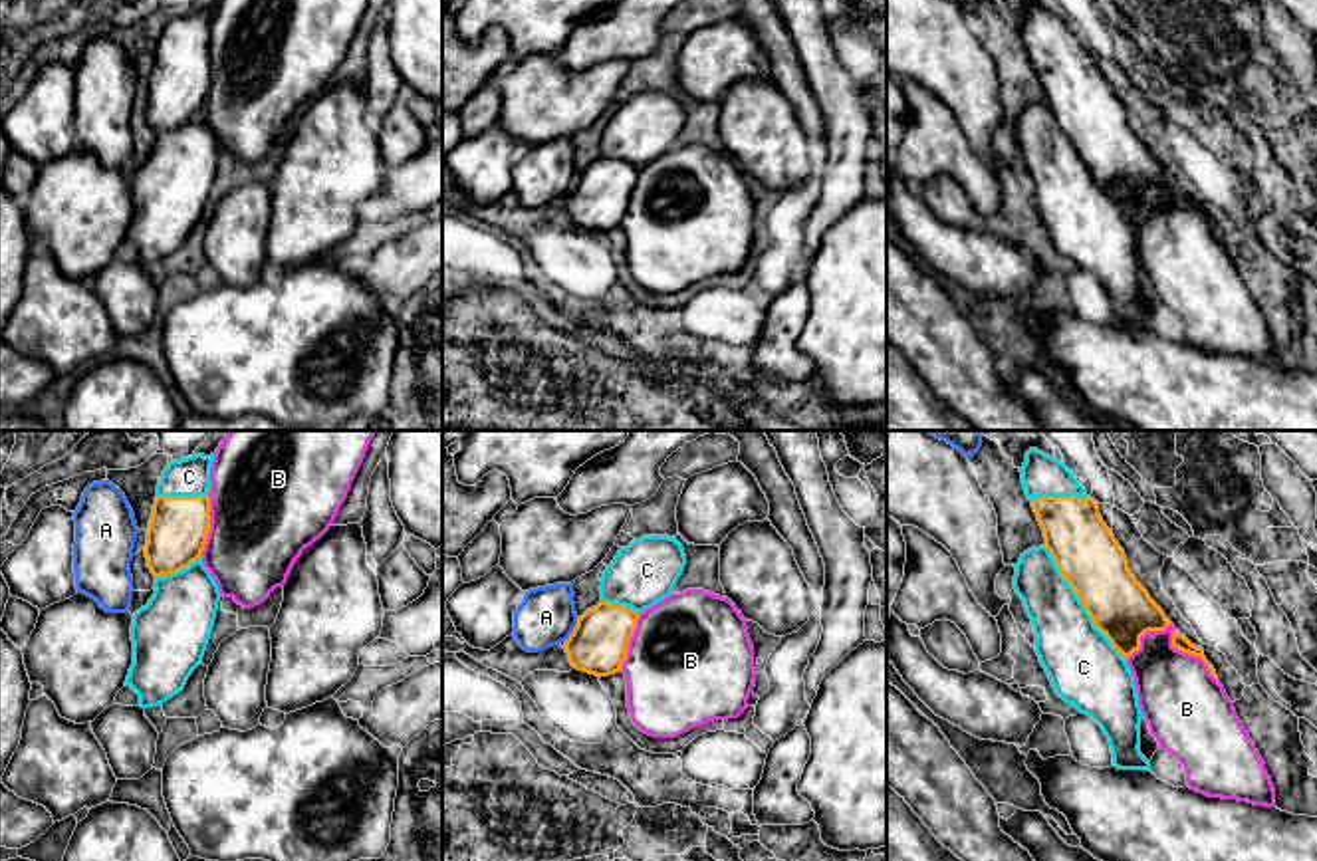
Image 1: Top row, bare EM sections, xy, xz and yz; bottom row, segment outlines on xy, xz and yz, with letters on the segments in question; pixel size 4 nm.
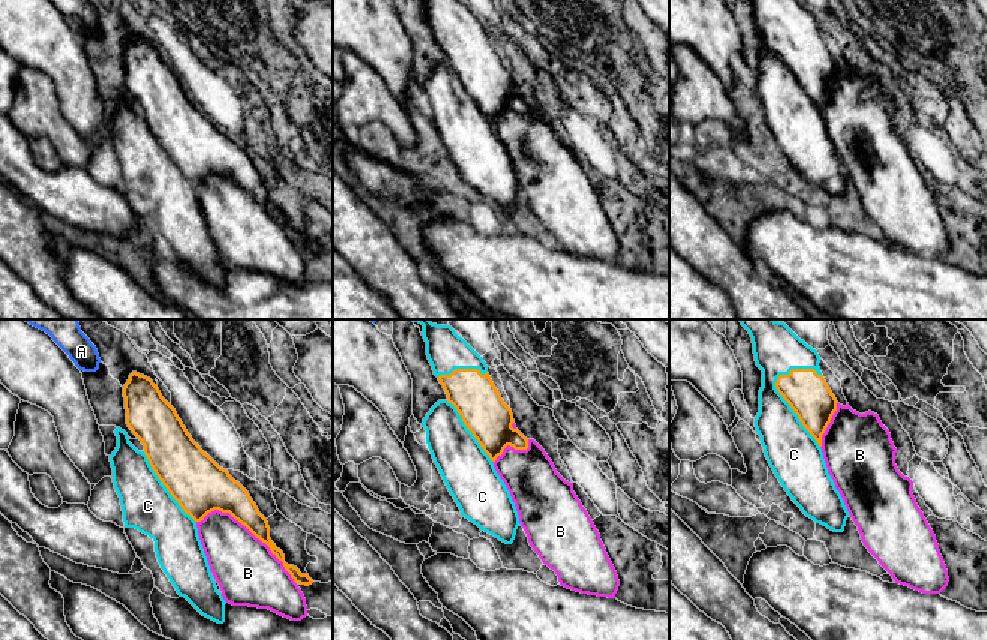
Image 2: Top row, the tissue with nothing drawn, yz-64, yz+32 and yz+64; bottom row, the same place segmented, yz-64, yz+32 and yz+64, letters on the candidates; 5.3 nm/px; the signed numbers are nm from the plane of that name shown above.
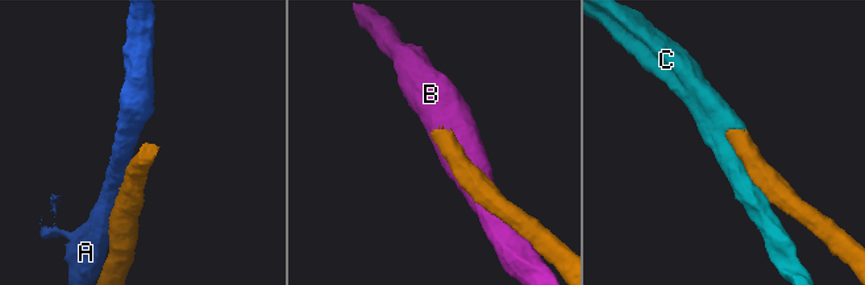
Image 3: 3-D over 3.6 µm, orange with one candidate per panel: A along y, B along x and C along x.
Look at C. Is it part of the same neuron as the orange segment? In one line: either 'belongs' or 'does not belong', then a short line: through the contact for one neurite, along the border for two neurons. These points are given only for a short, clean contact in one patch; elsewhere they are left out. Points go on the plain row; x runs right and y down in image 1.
belongs

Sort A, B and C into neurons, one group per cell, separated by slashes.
A / B / C

